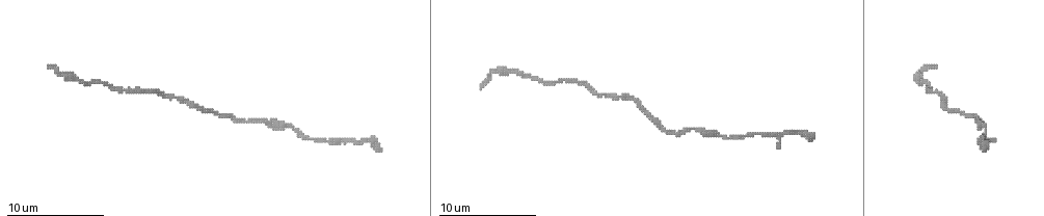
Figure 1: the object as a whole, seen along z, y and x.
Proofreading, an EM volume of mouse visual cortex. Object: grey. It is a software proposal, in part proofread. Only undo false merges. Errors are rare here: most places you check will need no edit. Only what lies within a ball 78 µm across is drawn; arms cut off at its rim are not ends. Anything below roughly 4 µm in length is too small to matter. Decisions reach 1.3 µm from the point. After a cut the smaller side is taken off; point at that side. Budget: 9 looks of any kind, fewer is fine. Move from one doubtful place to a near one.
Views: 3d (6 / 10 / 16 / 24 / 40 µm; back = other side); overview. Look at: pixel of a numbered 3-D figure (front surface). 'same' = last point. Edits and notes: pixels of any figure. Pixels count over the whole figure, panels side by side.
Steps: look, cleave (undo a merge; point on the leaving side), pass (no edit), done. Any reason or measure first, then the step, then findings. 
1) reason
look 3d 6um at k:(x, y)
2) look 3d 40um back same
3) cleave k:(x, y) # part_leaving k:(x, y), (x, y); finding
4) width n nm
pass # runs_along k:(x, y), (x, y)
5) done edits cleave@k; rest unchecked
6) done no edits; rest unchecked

sudden change in width
look 3d 16um at 1:(494, 70)

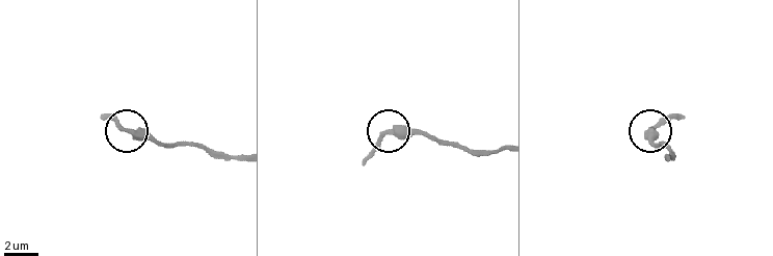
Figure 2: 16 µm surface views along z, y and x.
pass # runs_along 2:(499, 149), (473, 152), (419, 134), (390, 133), (366, 158); all the same neuron

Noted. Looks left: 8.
a narrow waist
look 3d 10um at 1:(128, 90)

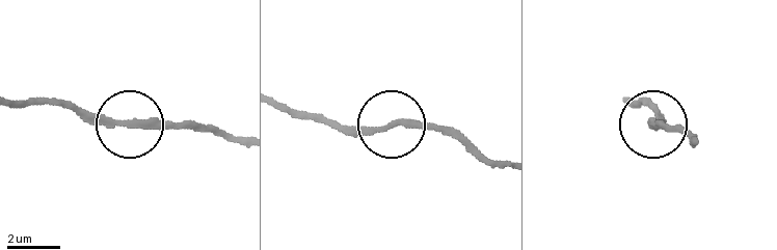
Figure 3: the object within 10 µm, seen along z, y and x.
pass # runs_along 3:(501, 163), (434, 129), (394, 122), (336, 129); continuous, no second neuron

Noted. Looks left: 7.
look 3d 16um at 1:(641, 109)

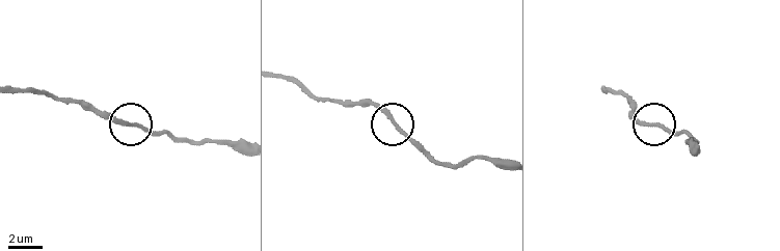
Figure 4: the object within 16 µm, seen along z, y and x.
pass # all the same neuron

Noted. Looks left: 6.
calibre changes
look 3d 10um at 1:(283, 124)

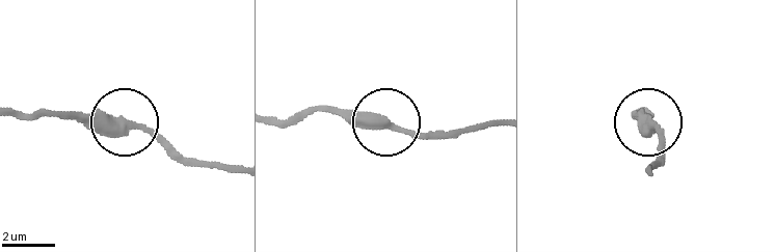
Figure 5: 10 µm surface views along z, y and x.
other side
look 3d 10um back at 5:(391, 126)

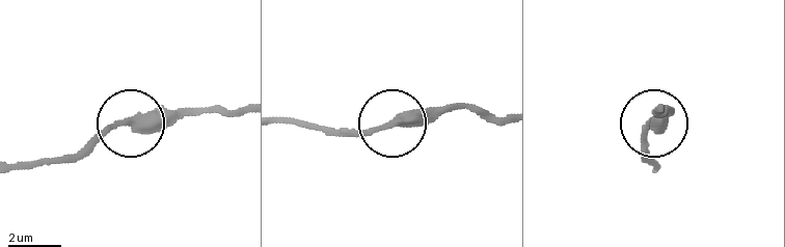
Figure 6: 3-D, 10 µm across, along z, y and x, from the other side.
pass # runs_along 6:(503, 117), (435, 106), (388, 126), (324, 133); all the same neuron

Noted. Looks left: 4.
done no edits; rest unchecked

